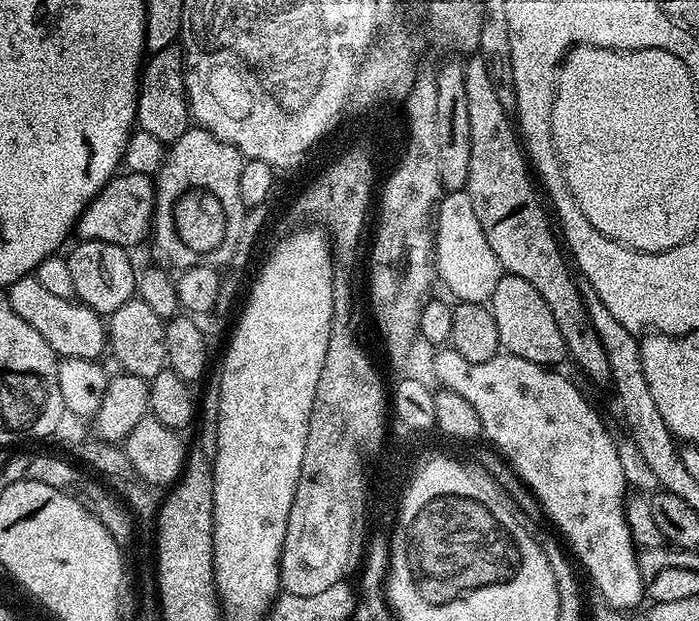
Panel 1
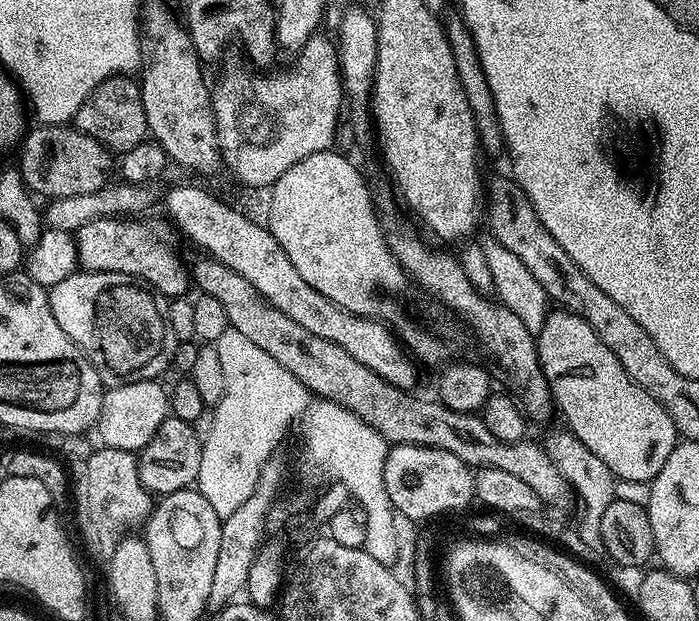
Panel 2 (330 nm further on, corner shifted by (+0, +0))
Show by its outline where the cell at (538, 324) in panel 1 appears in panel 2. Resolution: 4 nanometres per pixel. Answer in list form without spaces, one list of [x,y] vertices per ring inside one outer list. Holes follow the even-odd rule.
[[[549,311],[535,341],[544,377],[548,379],[548,389],[552,391],[555,407],[568,423],[565,424],[567,431],[575,435],[590,453],[596,454],[616,478],[633,480],[638,486],[643,485],[643,480],[644,483],[651,482],[678,443],[678,433],[670,414],[666,414],[659,402],[628,377],[626,370],[622,370],[622,362],[606,350],[602,338],[598,338],[591,326],[572,312]]]

